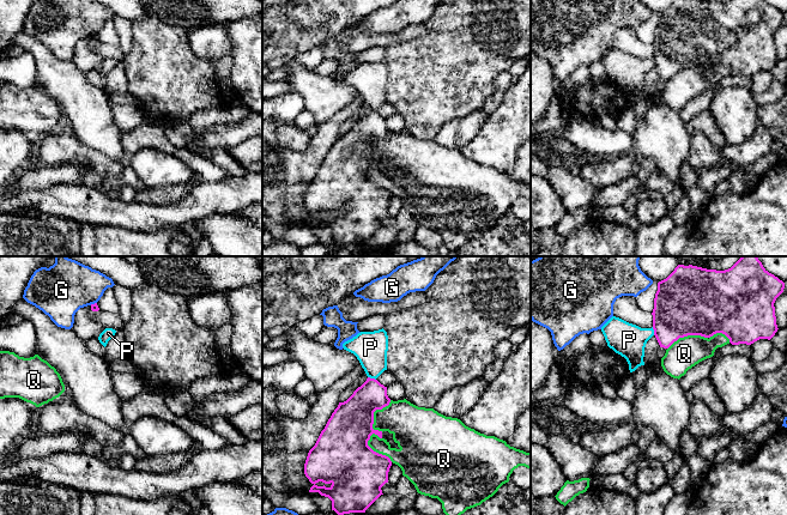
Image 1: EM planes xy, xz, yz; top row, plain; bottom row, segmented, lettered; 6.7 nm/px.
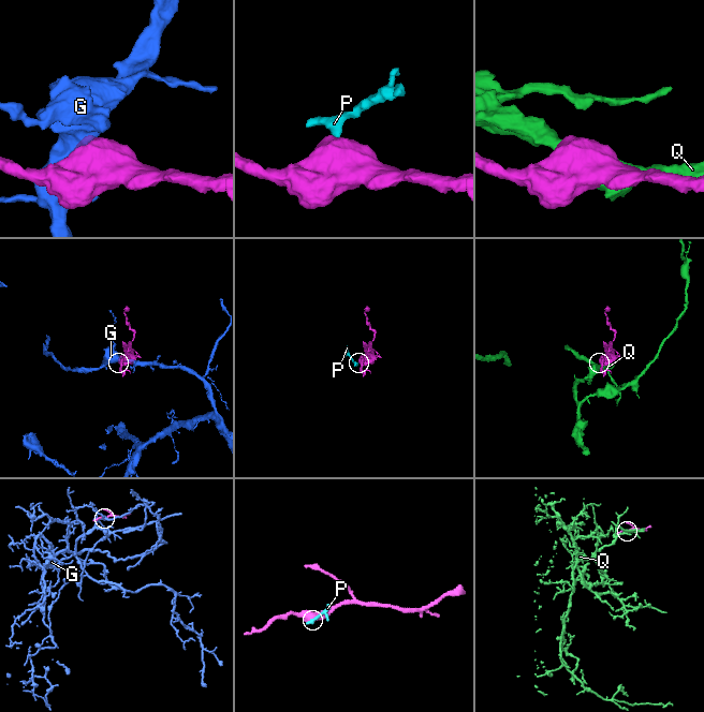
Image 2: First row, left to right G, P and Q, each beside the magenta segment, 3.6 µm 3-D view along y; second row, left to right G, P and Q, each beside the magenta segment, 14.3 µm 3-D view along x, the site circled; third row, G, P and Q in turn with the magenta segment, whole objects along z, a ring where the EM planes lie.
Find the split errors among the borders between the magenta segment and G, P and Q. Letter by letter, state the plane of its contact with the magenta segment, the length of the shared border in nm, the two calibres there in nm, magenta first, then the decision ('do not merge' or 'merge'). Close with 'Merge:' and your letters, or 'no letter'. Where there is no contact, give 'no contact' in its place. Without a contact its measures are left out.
G: contact in xy; length 50 nm; calibres 50 and 340 nm; do not merge
P: contact in xz; length 60 nm; calibres 220 and 220 nm; do not merge
Q: contact in xz; length 240 nm; calibres 380 and 180 nm; do not merge
Merge: no letter

